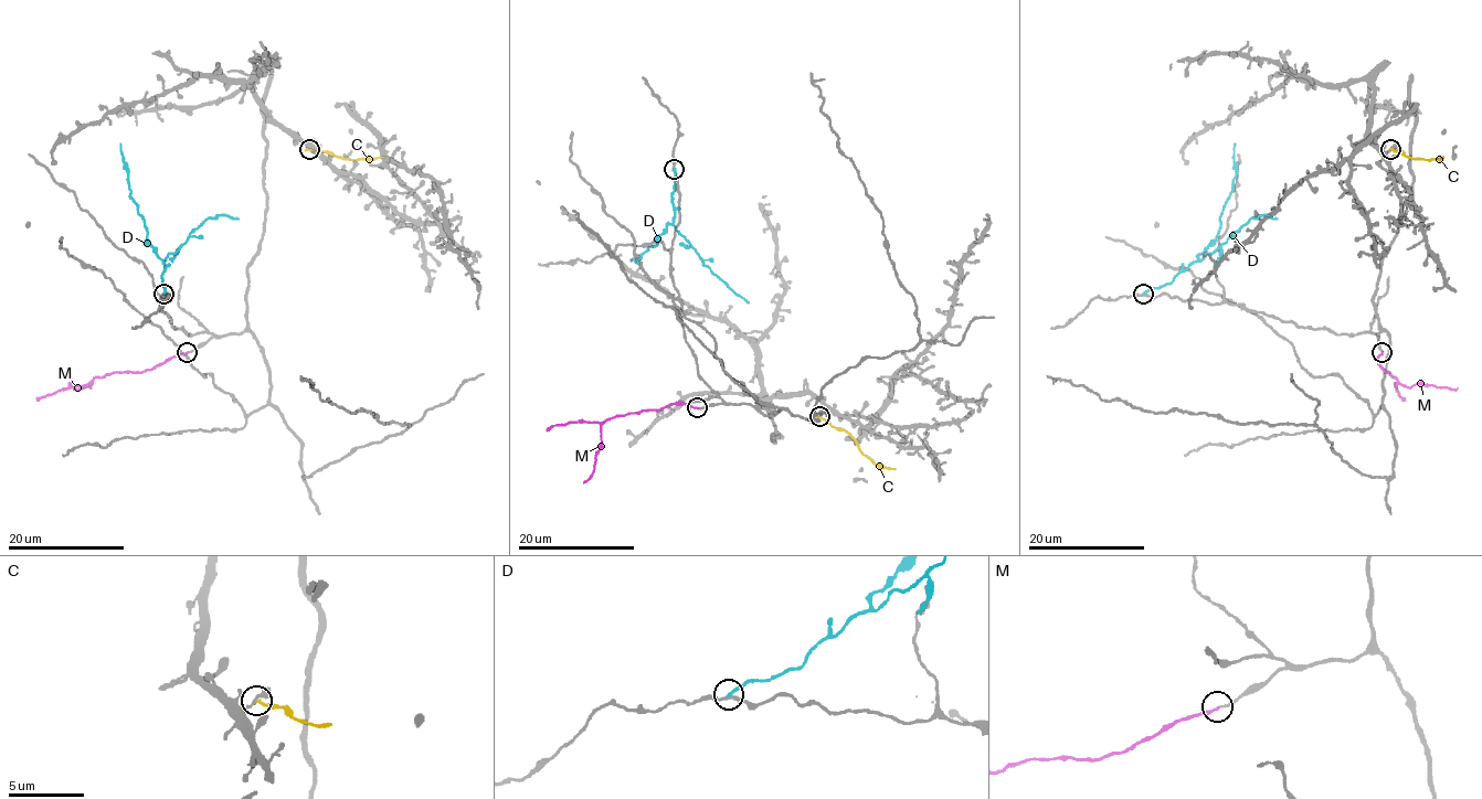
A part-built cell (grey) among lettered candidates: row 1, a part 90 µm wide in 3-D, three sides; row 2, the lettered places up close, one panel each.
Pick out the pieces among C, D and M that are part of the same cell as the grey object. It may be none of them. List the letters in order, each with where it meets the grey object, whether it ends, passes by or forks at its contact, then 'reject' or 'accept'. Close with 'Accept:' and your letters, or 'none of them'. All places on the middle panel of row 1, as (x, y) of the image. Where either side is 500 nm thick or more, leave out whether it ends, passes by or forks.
C: contact (819, 416); it ends; reject
D: contact (674, 169); it ends; reject
M: contact (697, 407); it ends; accept
Accept: M

